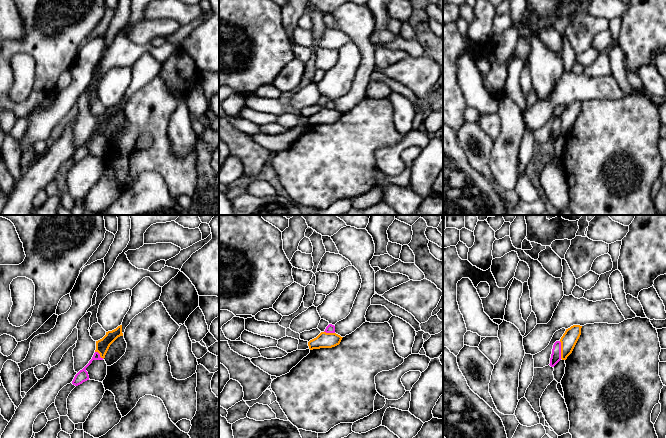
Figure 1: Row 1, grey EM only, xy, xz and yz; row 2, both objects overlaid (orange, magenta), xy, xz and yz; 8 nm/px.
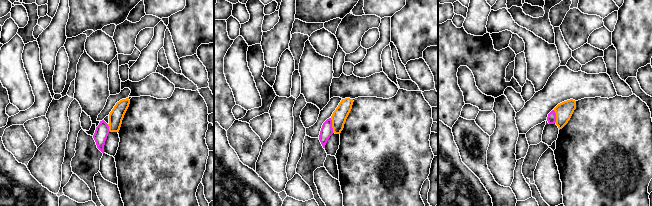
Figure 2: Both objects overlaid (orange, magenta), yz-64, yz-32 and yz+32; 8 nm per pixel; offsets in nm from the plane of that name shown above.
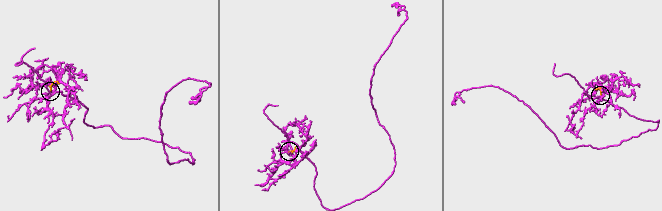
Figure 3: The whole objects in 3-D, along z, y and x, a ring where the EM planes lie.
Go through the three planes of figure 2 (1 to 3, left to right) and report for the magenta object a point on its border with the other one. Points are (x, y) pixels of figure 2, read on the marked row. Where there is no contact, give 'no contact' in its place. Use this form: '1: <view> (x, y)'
1: yz-64 (109, 128)
2: yz-32 (332, 125)
3: yz+32 (556, 116)

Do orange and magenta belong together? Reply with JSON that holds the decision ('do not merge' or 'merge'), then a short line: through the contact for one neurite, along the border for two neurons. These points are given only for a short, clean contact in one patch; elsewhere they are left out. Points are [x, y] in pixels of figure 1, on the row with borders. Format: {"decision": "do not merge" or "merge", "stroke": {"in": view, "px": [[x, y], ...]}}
{"decision": "do not merge"}

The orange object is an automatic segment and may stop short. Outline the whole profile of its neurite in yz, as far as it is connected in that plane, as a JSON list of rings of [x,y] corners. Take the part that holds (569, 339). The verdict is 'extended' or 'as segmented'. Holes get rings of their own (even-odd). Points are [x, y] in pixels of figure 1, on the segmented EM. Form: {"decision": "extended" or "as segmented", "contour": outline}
{"decision": "as segmented", "contour": [[[573,325],[566,329],[565,333],[560,339],[561,342],[561,359],[566,360],[567,357],[572,353],[580,335],[581,335],[580,325]]]}

